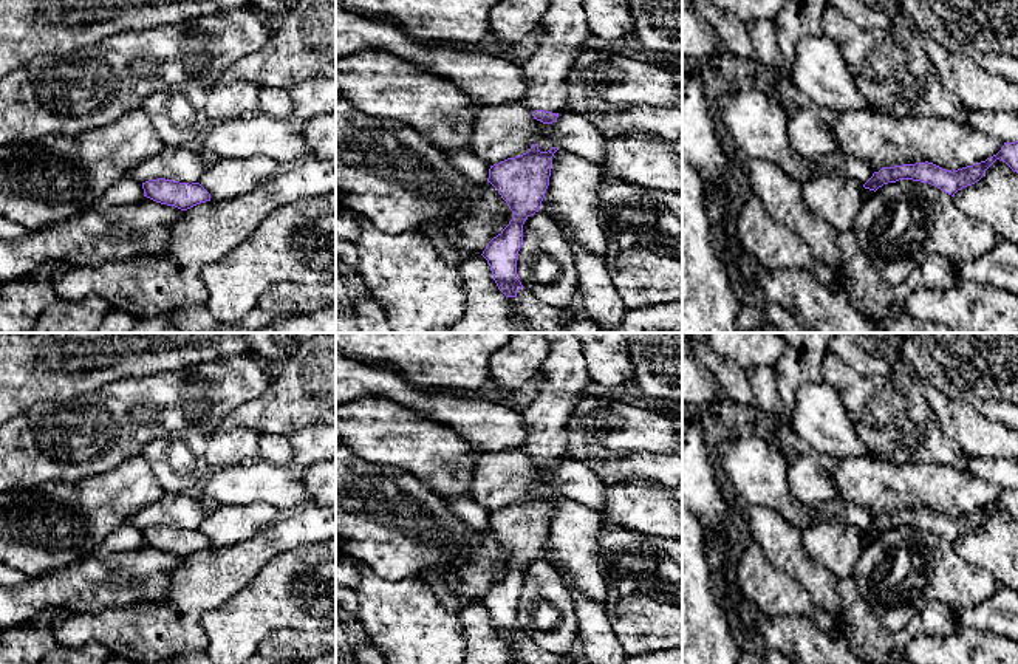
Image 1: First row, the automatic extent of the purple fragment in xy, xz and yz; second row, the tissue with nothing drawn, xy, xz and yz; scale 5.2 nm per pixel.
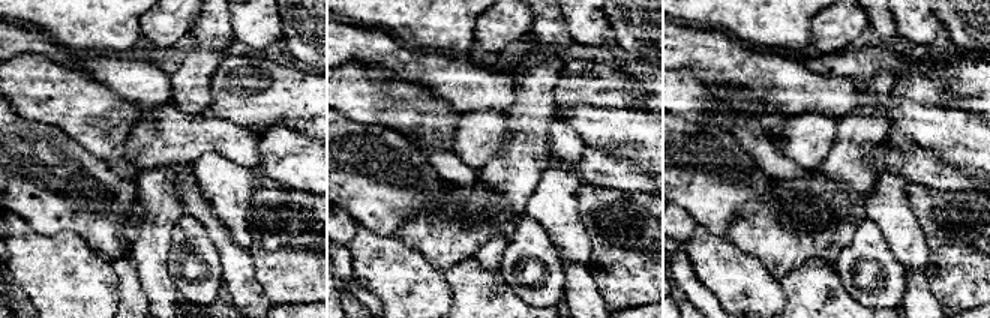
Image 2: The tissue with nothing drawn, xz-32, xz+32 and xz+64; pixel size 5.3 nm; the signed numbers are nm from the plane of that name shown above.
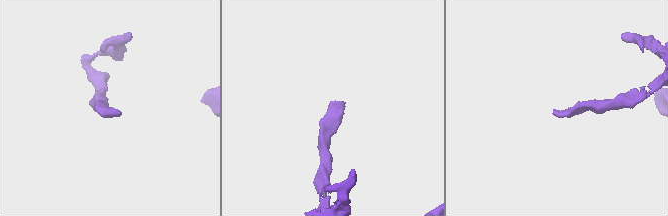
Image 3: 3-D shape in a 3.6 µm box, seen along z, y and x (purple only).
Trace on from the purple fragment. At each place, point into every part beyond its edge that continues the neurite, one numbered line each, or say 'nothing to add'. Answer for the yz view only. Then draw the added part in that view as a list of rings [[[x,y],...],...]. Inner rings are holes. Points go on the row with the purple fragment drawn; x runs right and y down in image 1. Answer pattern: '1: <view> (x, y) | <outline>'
nothing to add

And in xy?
nothing to add

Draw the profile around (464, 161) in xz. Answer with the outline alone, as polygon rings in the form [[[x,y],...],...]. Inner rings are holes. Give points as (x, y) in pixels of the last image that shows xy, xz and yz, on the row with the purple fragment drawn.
[[[469,149],[444,152],[450,164],[477,184],[487,183],[490,166],[475,156]]]

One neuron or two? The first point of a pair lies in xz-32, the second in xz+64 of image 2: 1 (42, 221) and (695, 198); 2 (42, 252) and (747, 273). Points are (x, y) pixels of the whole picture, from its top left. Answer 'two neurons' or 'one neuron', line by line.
1: one neuron
2: one neuron

